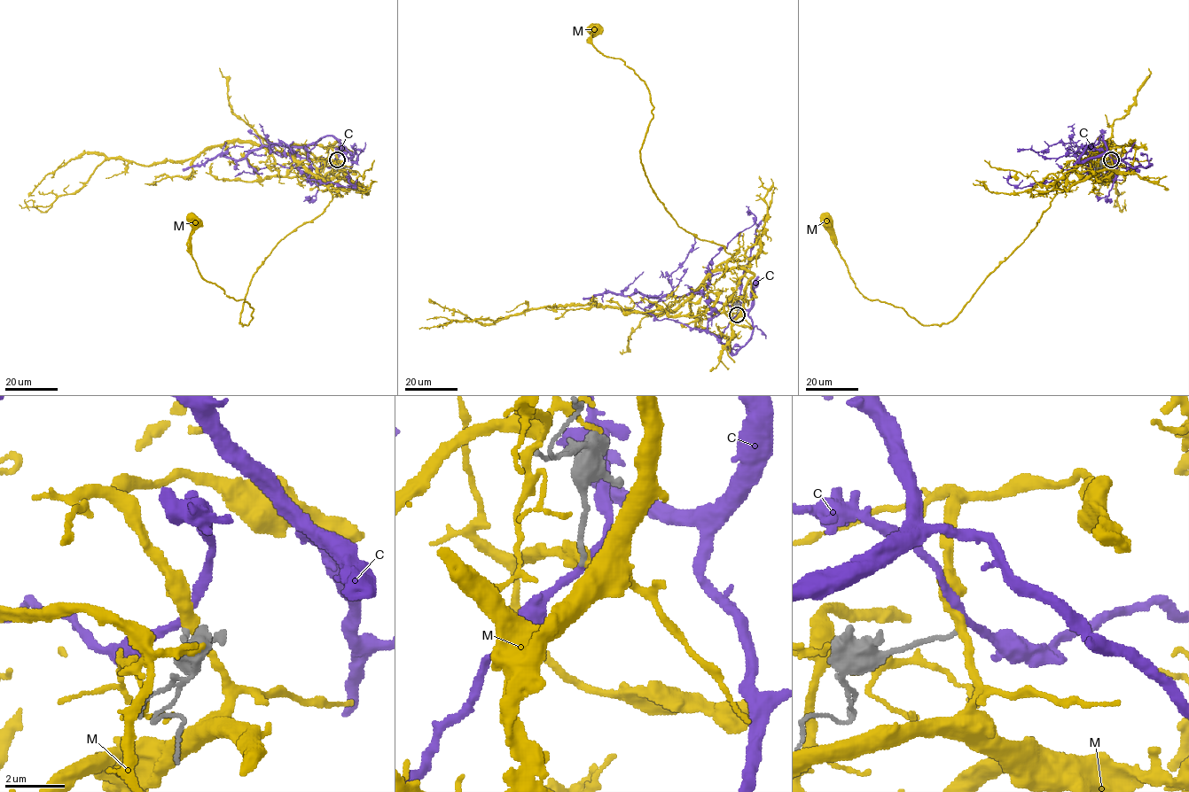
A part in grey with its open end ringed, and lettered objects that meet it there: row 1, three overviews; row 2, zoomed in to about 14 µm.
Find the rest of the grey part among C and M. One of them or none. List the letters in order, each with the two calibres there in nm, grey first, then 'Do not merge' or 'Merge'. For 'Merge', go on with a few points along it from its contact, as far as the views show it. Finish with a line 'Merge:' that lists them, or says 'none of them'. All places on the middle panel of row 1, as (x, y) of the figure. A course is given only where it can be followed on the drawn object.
C: Thickness 160 nm (grey) against 240 nm. Merge. Its course: (738, 314), (719, 340), (734, 353), (748, 312), (692, 292), (754, 224), (747, 213)
M: Thickness 170 nm (grey) against 340 nm. Do not merge
Merge: C

